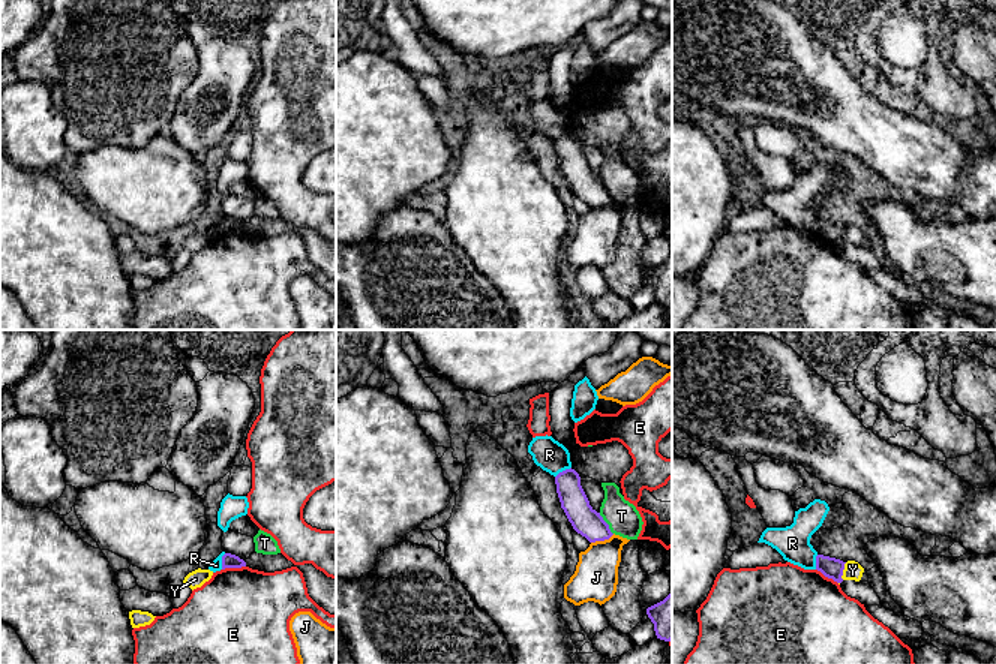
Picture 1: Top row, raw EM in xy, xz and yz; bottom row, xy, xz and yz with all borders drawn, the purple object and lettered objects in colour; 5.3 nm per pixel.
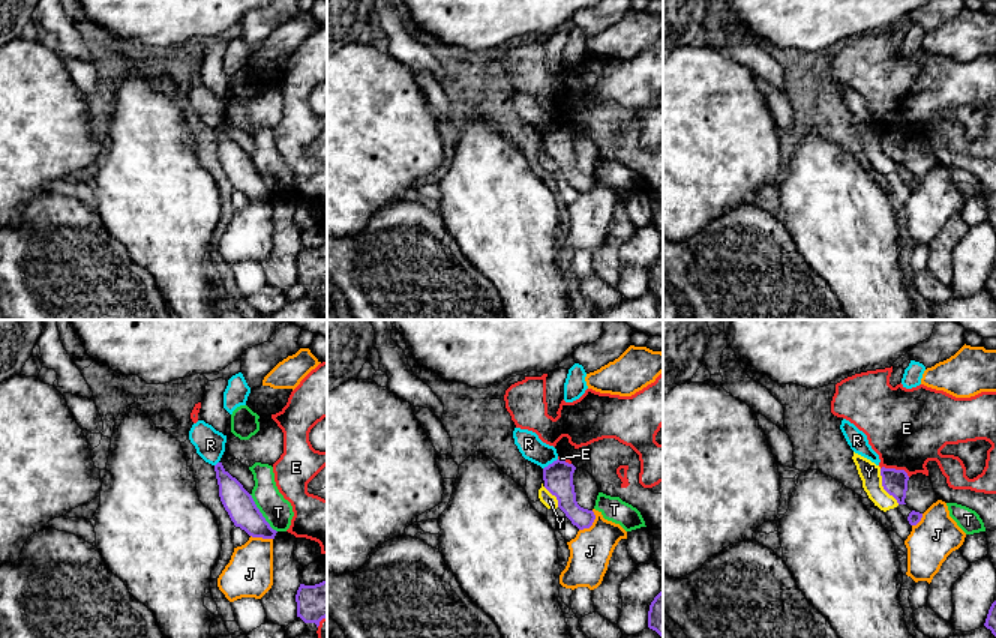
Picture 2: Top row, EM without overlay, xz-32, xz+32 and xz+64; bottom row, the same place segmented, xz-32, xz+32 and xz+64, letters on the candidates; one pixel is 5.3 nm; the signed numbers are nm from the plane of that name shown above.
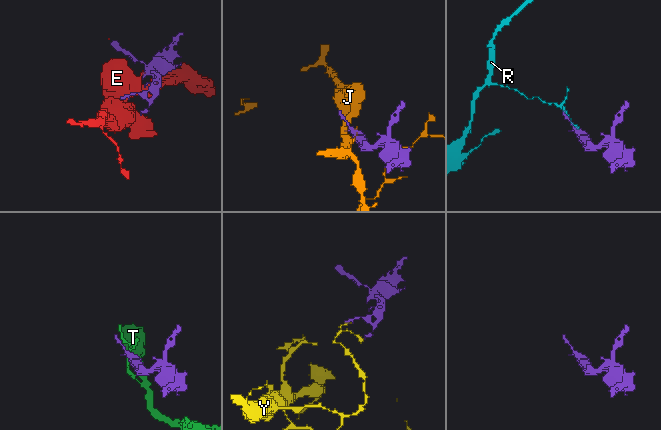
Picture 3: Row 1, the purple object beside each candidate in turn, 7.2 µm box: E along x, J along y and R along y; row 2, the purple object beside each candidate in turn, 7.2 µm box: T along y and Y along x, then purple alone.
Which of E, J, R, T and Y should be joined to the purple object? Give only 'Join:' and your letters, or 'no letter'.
Join: no letter

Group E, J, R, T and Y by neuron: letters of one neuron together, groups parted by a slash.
E / J / R / T / Y

